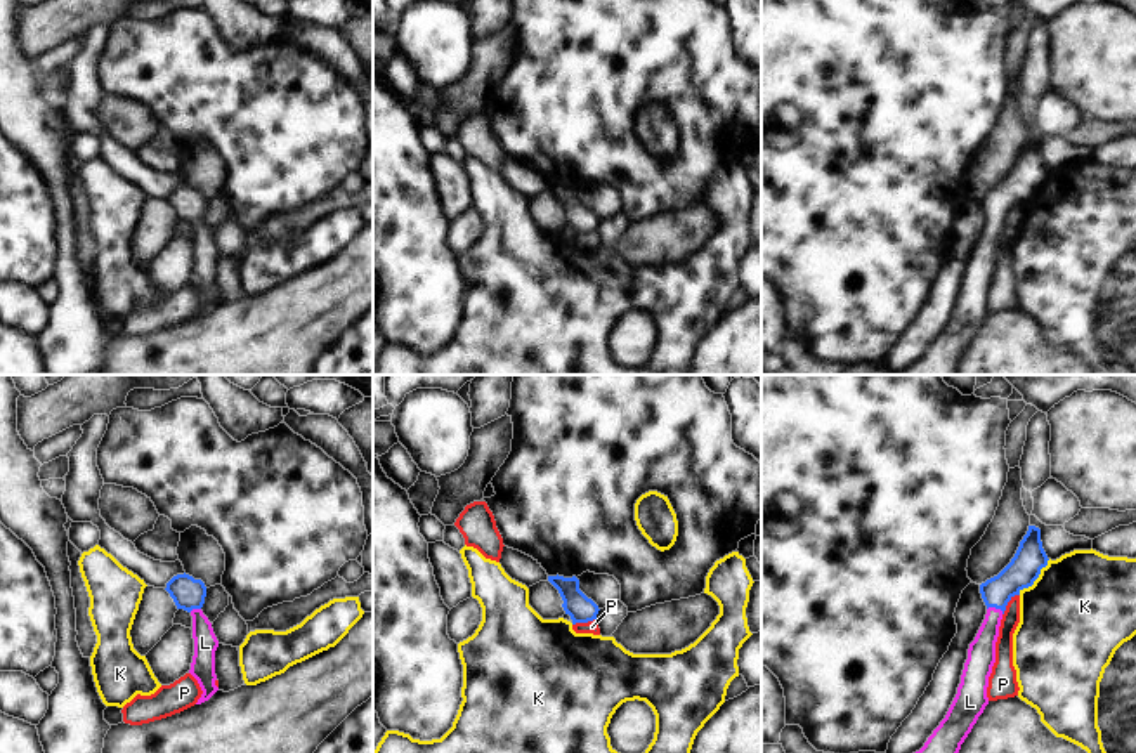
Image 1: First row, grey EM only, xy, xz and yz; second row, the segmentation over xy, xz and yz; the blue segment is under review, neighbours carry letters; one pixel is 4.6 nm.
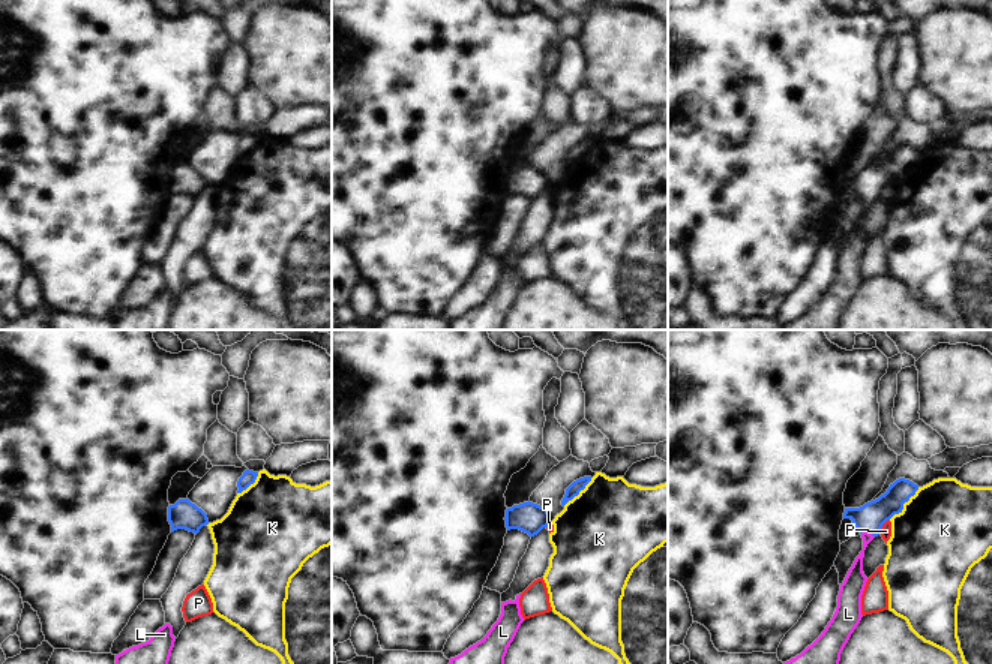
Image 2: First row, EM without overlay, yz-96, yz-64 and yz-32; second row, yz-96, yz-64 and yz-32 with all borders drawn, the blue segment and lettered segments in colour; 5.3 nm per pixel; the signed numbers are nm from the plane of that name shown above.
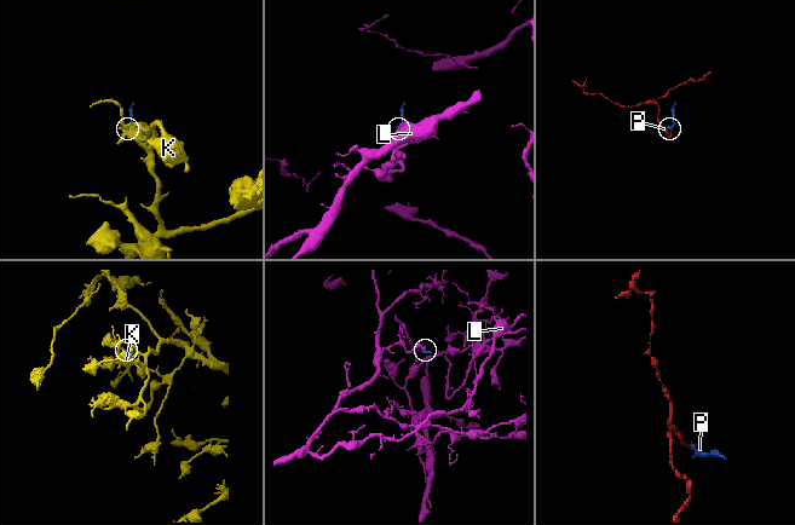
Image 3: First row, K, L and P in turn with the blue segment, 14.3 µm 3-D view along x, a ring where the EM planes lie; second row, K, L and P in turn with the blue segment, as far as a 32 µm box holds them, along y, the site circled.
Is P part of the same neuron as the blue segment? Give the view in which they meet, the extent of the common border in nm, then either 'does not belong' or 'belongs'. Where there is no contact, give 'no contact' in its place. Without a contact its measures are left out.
contact in yz; length 130 nm; does not belong

